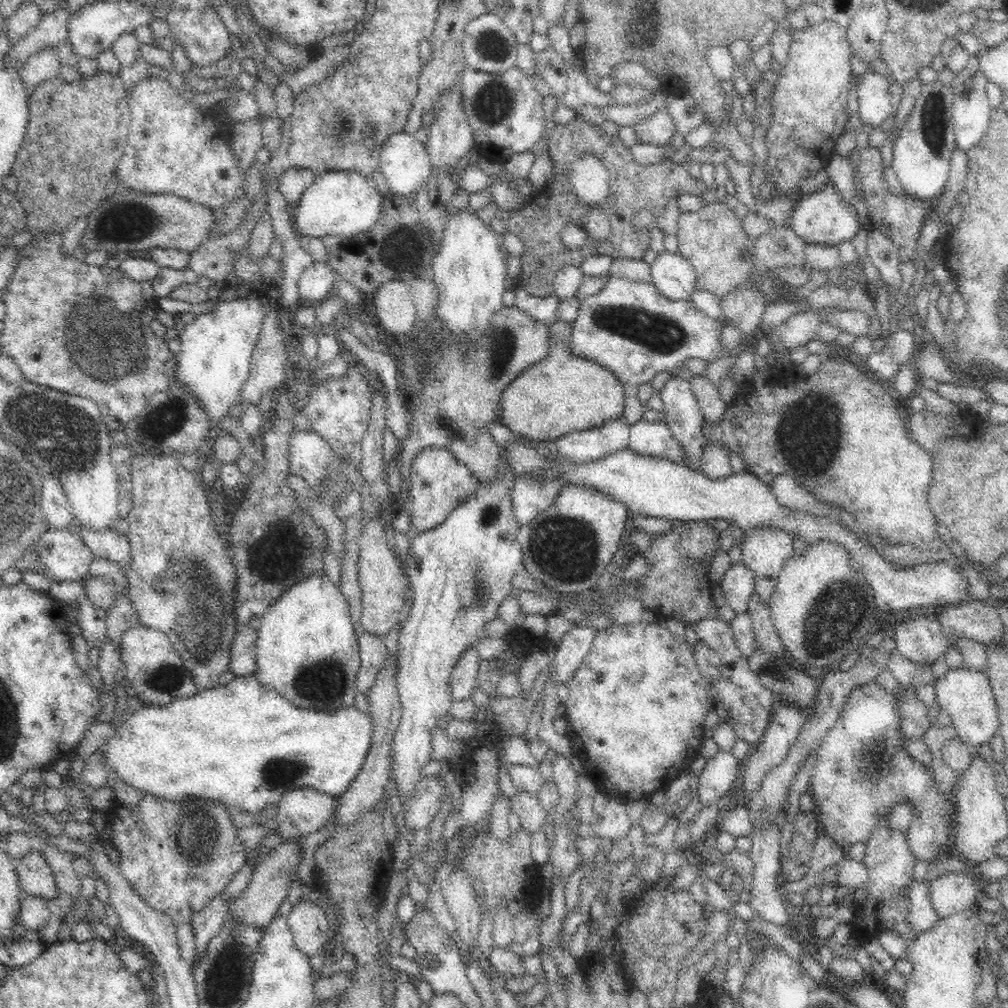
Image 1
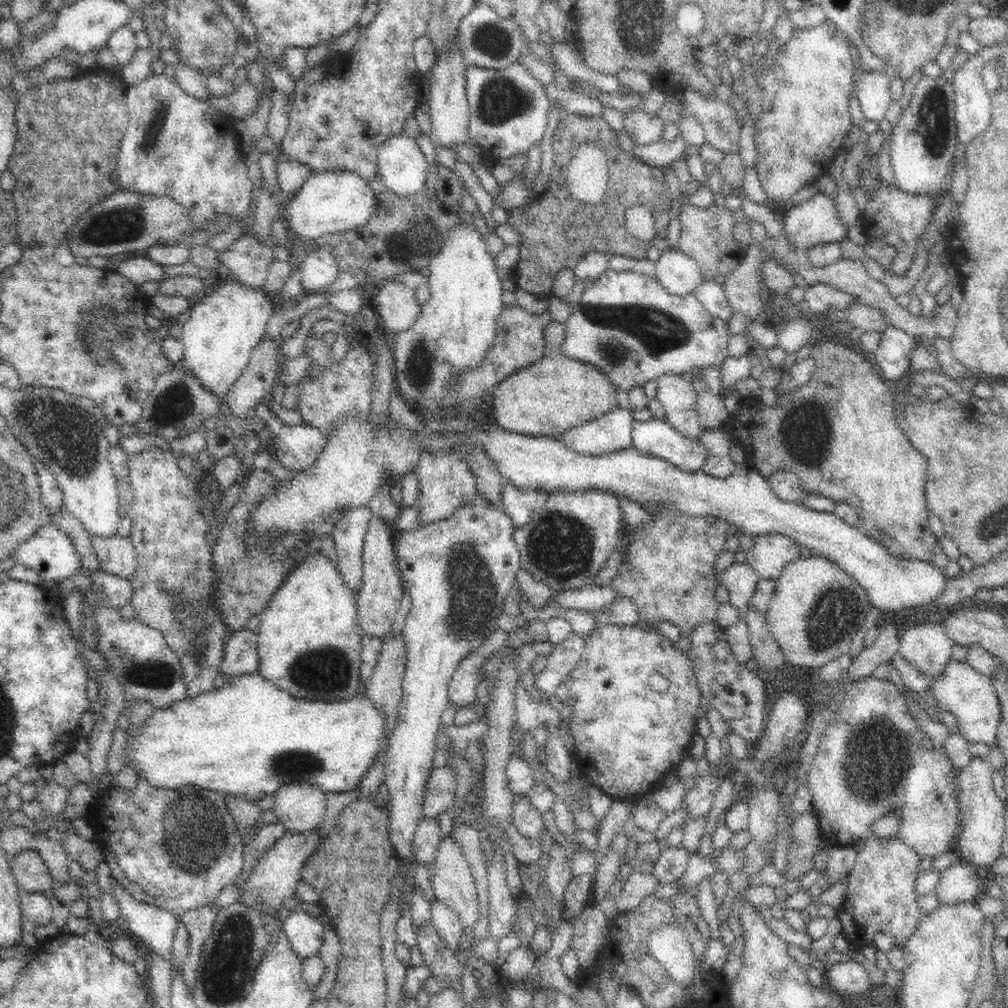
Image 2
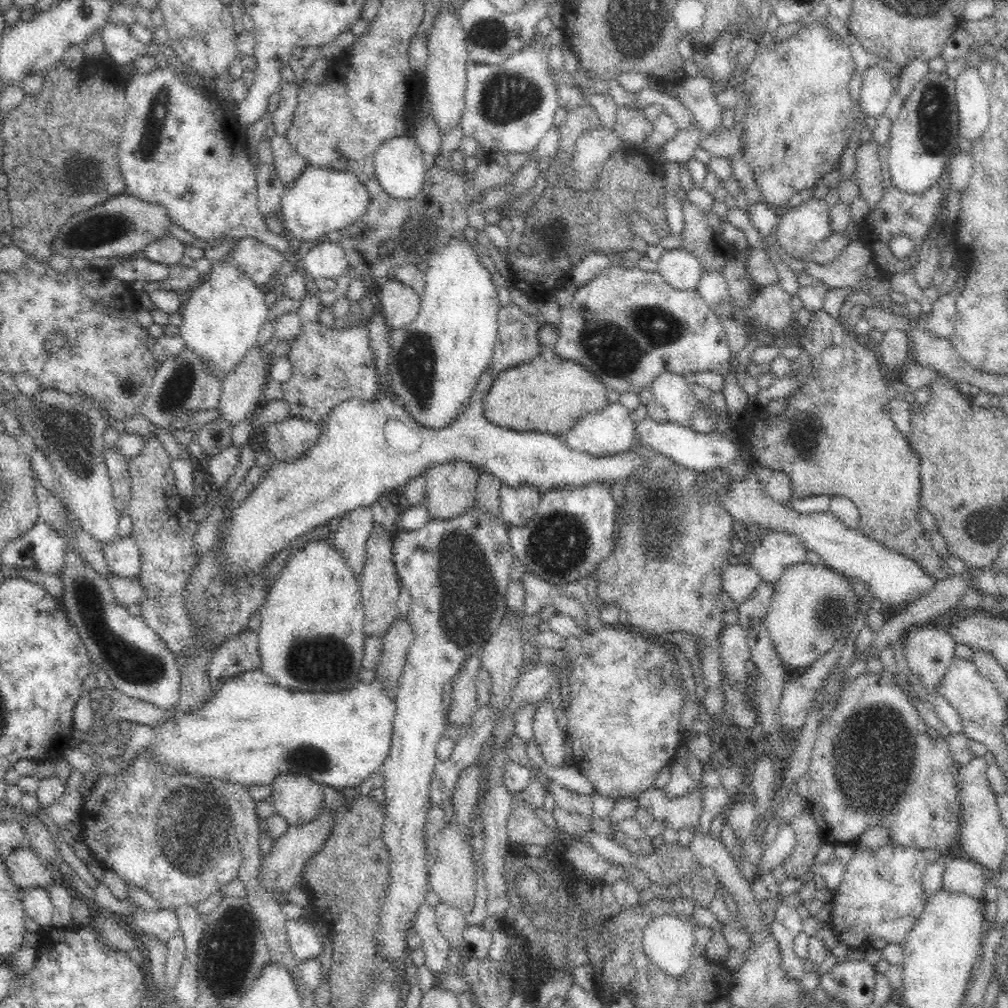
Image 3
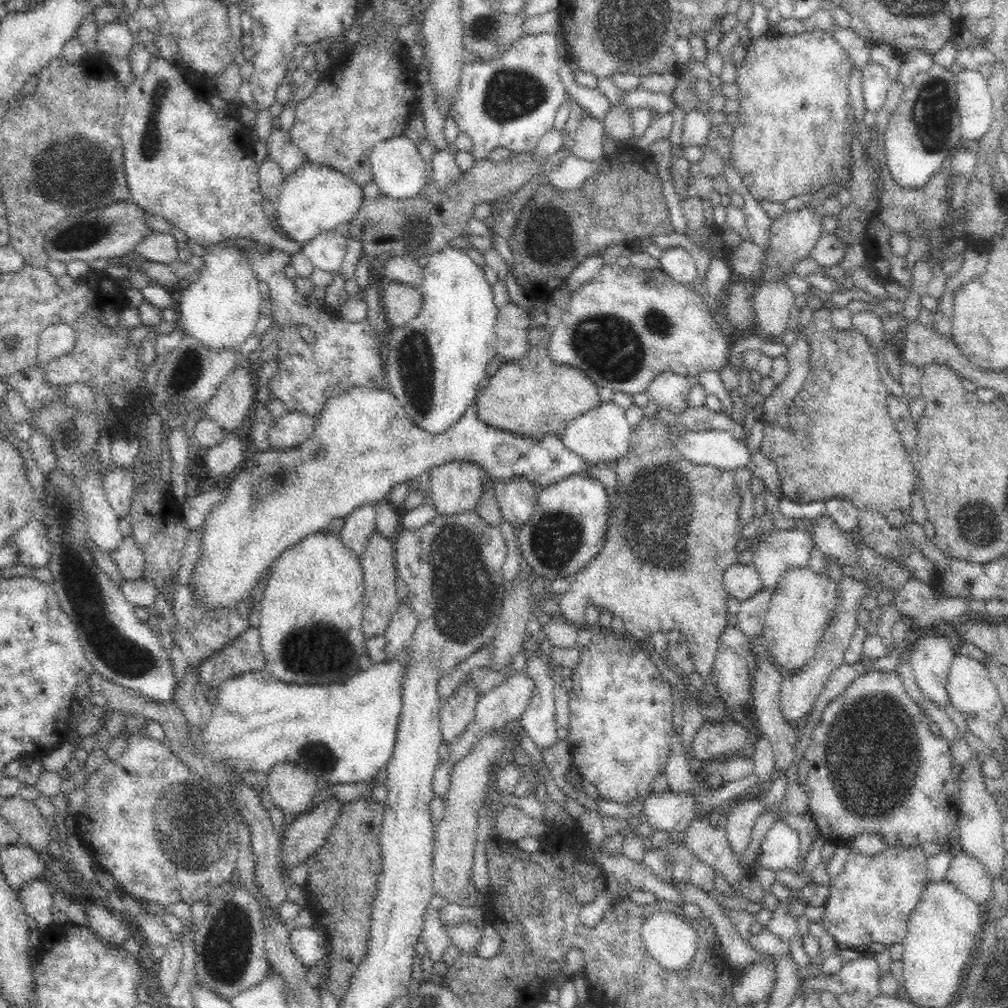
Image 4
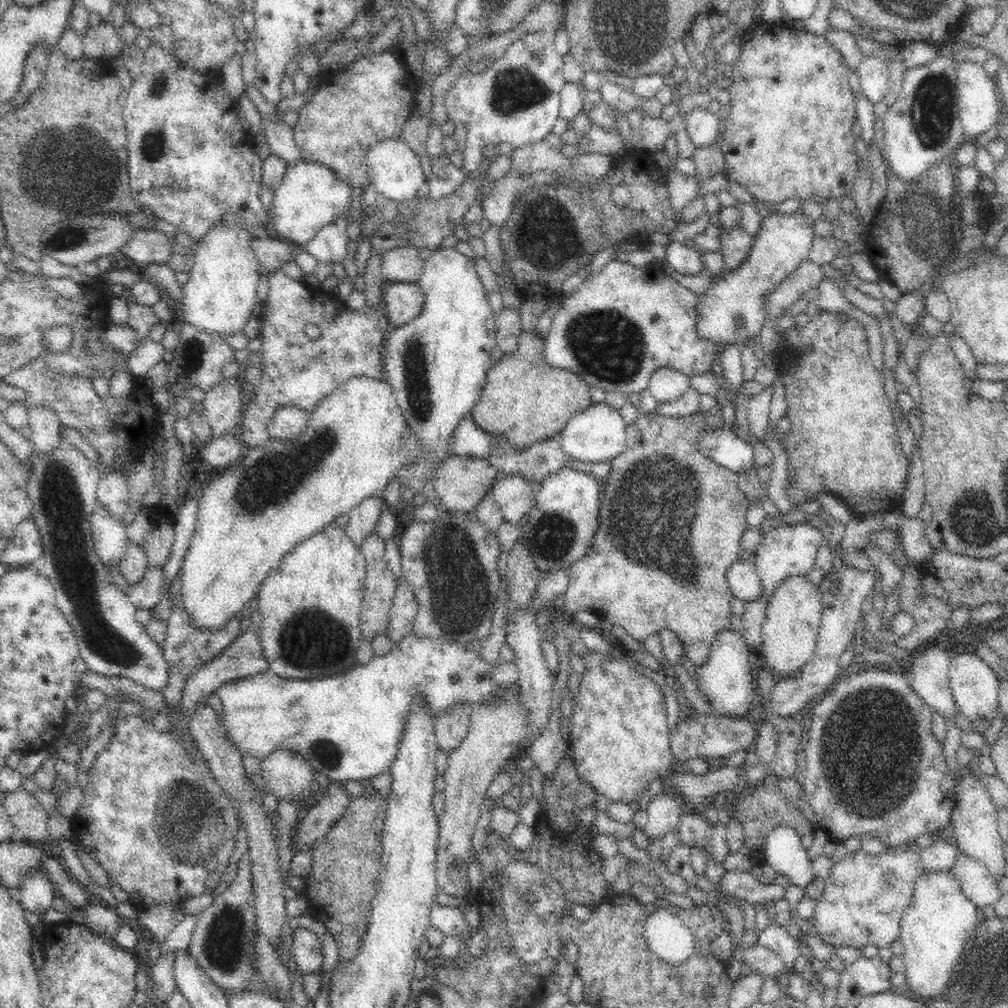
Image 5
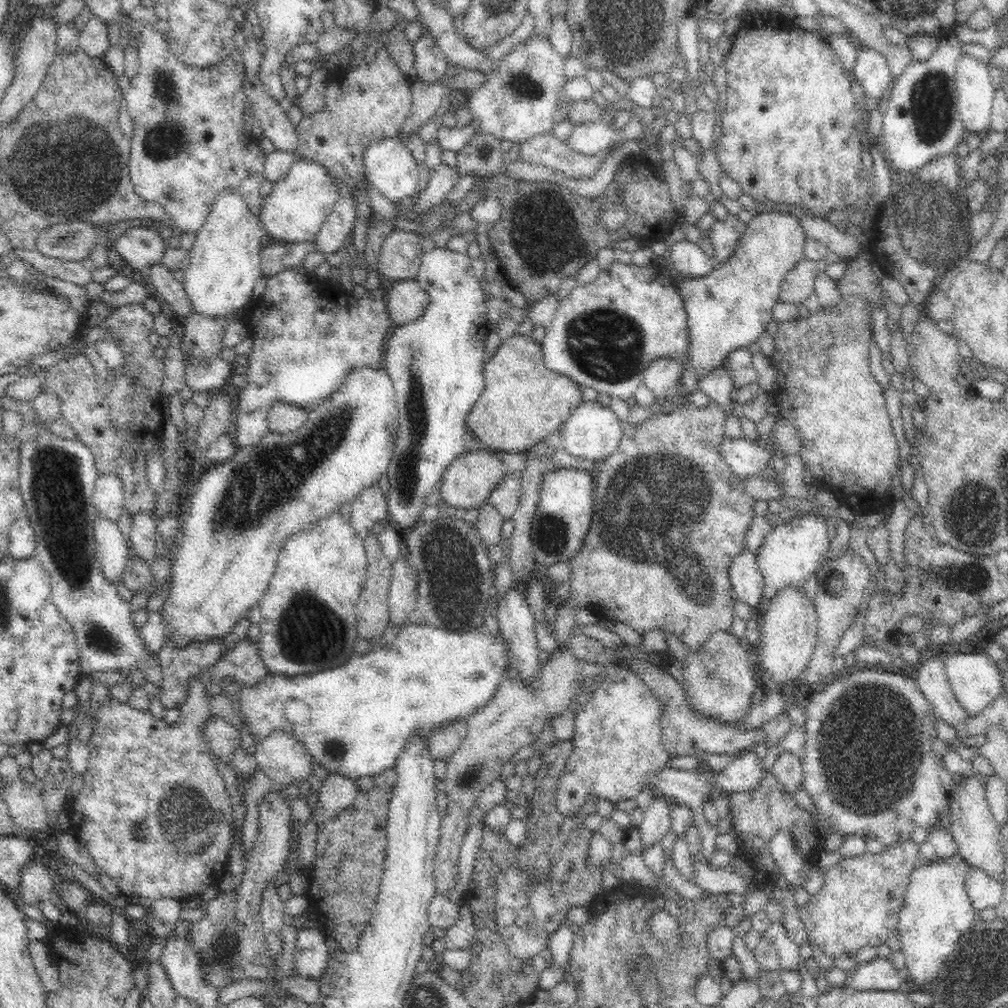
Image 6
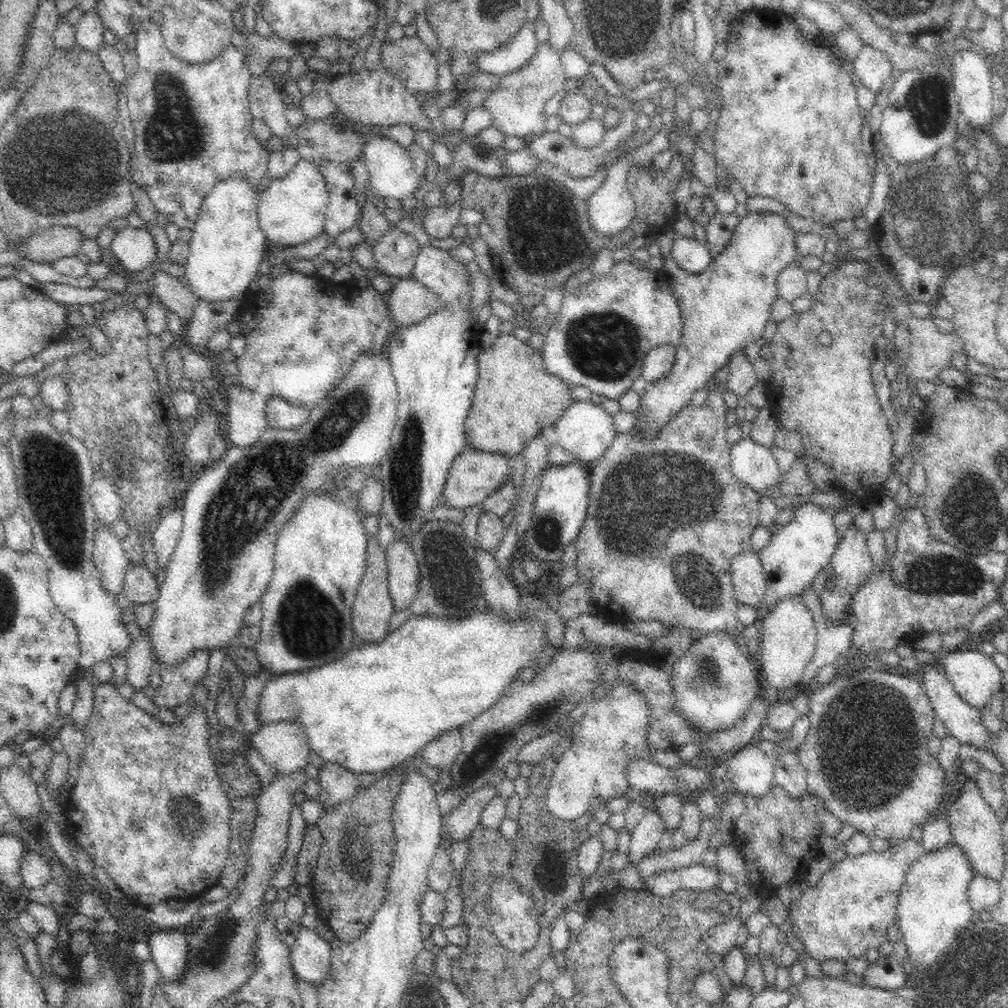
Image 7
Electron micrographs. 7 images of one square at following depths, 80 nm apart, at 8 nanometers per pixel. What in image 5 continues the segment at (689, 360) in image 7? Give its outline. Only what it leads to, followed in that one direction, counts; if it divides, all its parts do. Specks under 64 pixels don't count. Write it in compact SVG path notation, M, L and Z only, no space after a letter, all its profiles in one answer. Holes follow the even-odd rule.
M802 209L793 213L777 213L769 217L765 217L758 232L757 237L753 238L751 251L747 261L737 269L726 272L709 286L709 291L700 296L697 306L698 317L698 333L710 341L714 341L718 347L730 346L731 344L744 343L751 338L759 337L759 333L764 322L764 316L768 313L763 304L764 294L772 292L782 280L790 276L801 262L809 258L809 250L812 241L816 238L815 221L812 220Z

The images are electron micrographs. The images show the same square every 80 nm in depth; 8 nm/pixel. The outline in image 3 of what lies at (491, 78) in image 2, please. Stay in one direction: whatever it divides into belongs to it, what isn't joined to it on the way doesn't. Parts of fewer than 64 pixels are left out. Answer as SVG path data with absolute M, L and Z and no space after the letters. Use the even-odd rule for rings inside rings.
M530 42L524 48L518 49L501 65L486 65L467 62L467 83L465 86L465 109L461 122L463 136L473 138L483 150L483 158L491 159L494 153L527 154L530 153L540 140L552 128L554 113L559 108L556 85L550 81L548 73L551 67L544 61L542 51L534 49Z

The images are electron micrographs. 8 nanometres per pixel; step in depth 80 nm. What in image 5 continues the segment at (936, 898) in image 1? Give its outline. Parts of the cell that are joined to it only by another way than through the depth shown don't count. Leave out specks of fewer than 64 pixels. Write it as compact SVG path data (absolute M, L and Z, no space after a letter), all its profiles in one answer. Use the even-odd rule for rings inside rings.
M958 852L950 872L955 874L955 880L960 884L963 894L977 908L993 906L1001 898L998 880L977 859Z

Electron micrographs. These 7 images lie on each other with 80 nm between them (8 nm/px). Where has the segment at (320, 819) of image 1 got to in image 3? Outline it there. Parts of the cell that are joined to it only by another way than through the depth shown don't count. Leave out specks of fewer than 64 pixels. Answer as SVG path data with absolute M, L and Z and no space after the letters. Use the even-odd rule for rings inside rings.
M280 775L271 786L273 810L289 826L310 824L322 814L324 797L316 781L304 775Z

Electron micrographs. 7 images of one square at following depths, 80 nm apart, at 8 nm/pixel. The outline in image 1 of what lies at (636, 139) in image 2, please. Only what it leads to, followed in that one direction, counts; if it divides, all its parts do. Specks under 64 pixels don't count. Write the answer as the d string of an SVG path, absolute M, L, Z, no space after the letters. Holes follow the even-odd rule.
M667 107L650 115L641 123L636 123L632 130L636 130L641 143L658 147L671 144L678 133L677 124L673 121Z

